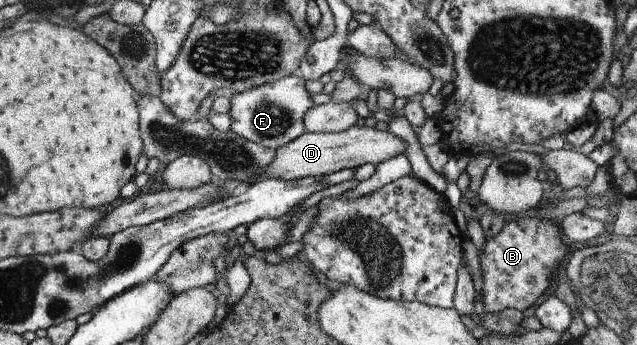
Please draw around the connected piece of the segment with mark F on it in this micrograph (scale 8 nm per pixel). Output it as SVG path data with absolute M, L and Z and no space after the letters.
M297 73L232 94L228 101L229 131L269 150L279 148L303 133L303 114L314 105L309 90L305 90L305 79Z

